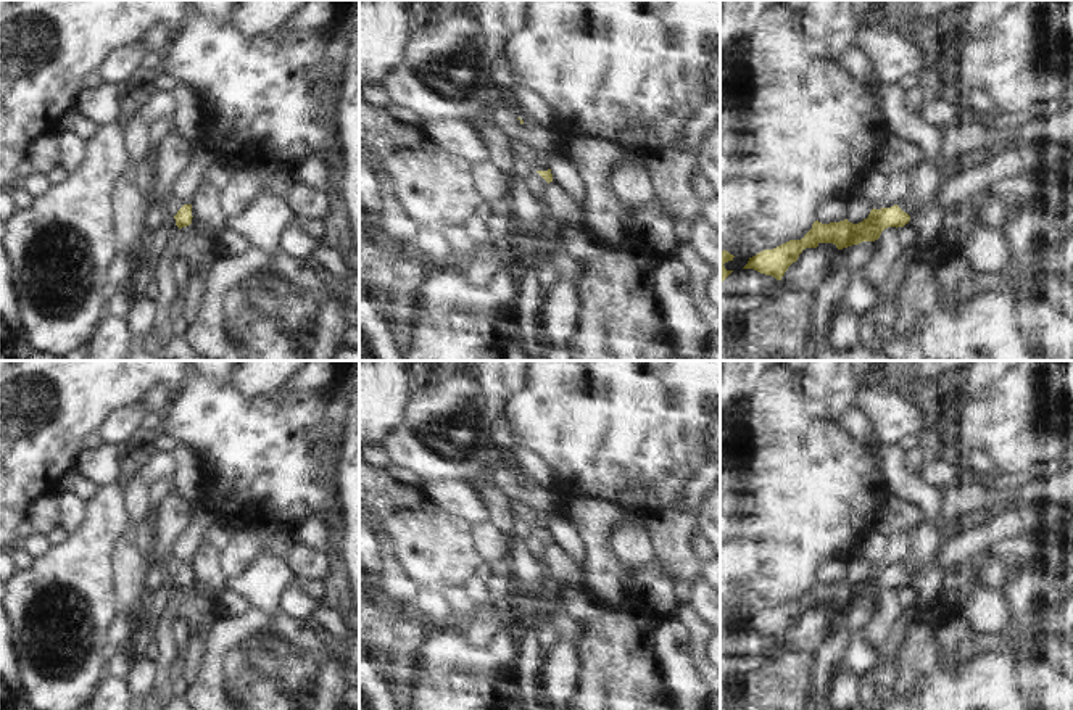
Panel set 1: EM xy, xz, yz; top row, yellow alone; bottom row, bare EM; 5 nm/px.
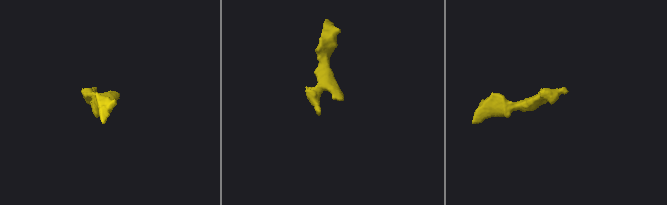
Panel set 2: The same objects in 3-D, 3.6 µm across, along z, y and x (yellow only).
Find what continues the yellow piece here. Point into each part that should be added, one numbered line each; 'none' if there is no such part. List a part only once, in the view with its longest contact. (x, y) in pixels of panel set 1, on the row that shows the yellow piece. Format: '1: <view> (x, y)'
1: xy (174, 203)

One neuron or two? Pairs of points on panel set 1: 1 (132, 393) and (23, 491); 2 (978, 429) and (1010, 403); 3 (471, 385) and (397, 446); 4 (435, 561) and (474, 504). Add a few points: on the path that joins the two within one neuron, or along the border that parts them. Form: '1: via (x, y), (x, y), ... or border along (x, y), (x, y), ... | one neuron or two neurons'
1: via (102, 398), (39, 461) | one neuron
2: via (986, 424), (1002, 411) | one neuron
3: via (451, 404), (439, 416), (411, 427) | one neuron
4: border along (434, 498), (451, 512), (476, 524) | two neurons

